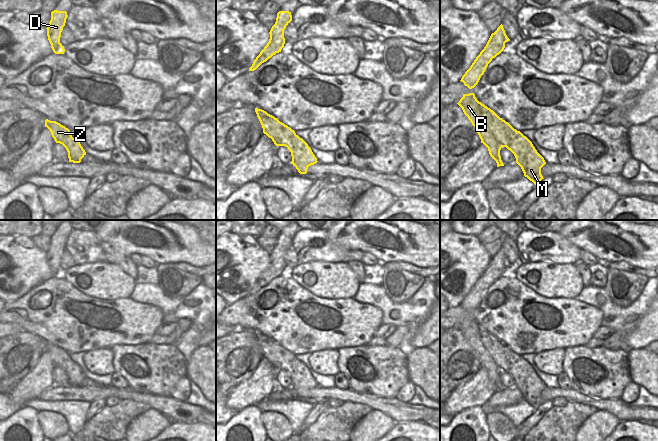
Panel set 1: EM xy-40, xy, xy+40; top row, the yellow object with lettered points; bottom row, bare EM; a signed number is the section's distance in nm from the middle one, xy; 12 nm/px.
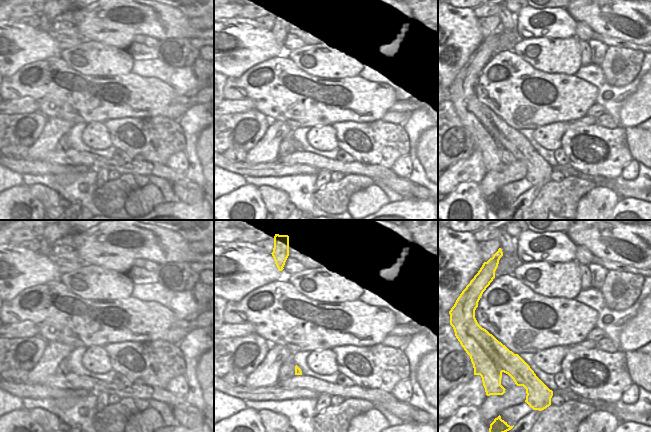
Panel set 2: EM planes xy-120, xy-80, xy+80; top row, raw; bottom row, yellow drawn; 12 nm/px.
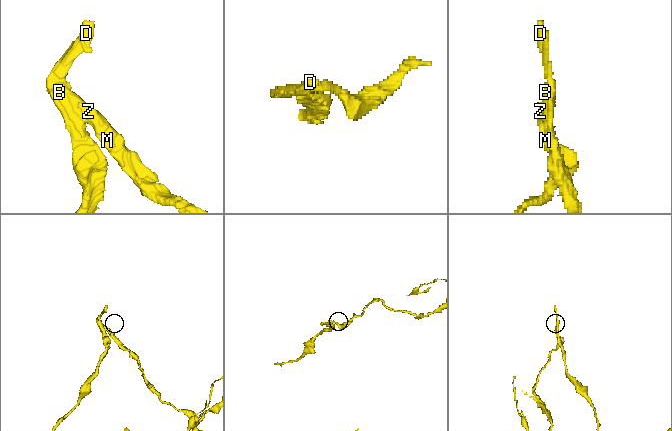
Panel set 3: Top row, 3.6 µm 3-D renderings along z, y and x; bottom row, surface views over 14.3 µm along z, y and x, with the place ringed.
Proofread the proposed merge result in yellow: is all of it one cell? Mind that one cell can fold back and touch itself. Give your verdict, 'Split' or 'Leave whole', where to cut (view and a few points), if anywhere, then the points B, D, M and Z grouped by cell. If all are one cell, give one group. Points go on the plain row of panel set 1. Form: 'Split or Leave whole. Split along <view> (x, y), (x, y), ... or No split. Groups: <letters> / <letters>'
Split. Split along xy+40 (492, 338), (488, 353), (501, 371). Groups: B D / M Z

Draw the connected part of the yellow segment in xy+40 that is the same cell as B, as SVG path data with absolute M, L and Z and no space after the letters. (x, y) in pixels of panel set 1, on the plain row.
M474 317L463 318L463 321L457 328L462 332L464 338L475 351L481 363L481 367L488 372L490 380L497 387L497 391L504 390L500 380L500 374L502 371L488 352L491 340L497 338L479 326Z

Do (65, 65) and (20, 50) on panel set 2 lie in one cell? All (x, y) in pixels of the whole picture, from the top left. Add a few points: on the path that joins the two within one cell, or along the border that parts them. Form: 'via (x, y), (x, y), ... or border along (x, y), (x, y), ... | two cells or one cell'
border along (65, 49), (21, 67) | two cells

